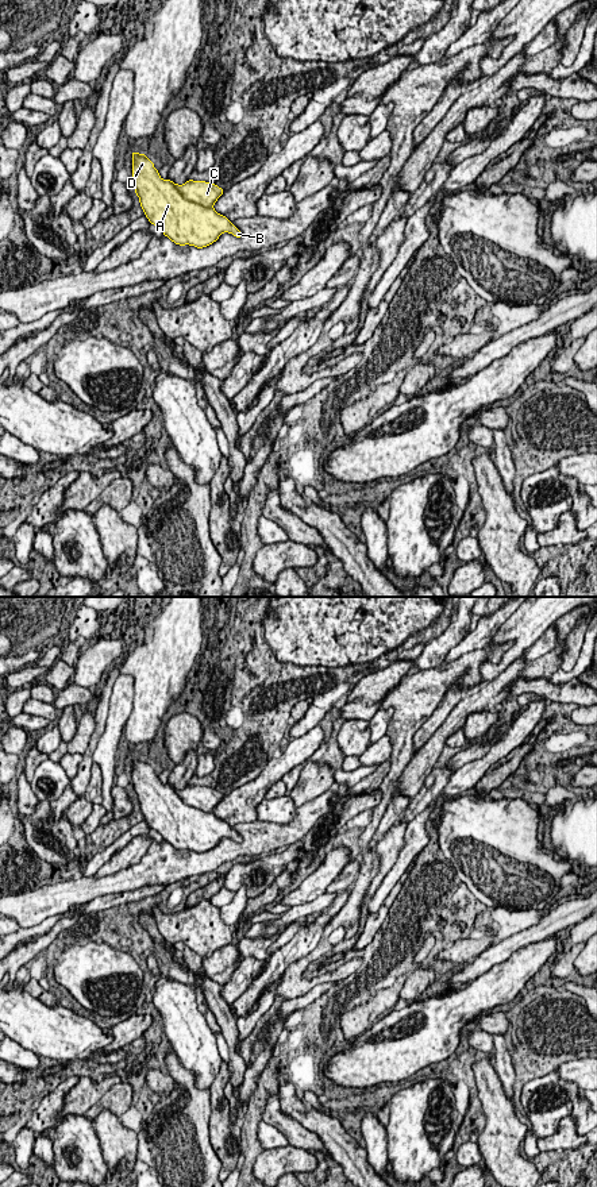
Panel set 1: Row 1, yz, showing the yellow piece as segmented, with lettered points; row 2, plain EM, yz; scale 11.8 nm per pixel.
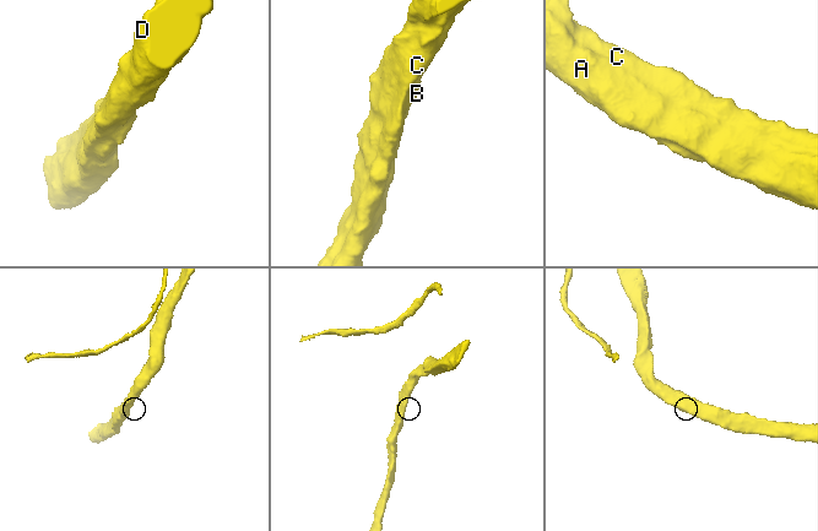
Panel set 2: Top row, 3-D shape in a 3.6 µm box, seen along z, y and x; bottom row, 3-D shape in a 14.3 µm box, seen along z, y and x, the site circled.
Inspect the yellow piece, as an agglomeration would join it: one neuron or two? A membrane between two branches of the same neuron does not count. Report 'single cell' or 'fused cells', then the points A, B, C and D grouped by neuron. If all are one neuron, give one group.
single cell; groups A B C D

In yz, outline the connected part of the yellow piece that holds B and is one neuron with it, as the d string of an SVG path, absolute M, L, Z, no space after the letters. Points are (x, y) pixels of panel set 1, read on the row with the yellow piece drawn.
M132 151L135 194L149 221L180 246L207 247L223 232L243 234L213 209L224 189L212 182L188 180L178 185L162 180L146 154Z

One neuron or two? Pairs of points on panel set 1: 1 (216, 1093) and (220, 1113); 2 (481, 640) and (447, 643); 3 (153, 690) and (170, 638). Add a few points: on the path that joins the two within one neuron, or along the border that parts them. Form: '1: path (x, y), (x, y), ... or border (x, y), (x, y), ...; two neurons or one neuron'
1: path (218, 1098), (220, 1108); one neuron
2: border (481, 619), (450, 650), (440, 665); two neurons
3: path (153, 677), (168, 651); one neuron

